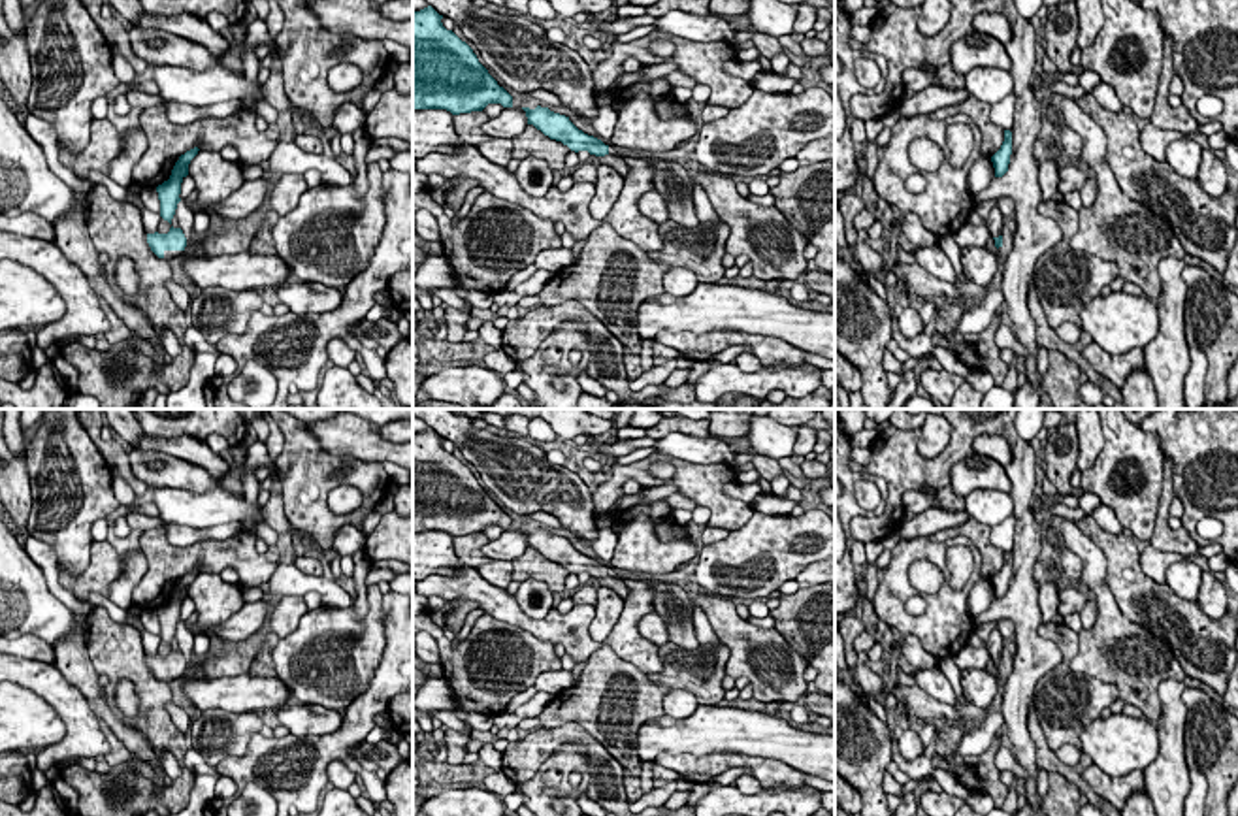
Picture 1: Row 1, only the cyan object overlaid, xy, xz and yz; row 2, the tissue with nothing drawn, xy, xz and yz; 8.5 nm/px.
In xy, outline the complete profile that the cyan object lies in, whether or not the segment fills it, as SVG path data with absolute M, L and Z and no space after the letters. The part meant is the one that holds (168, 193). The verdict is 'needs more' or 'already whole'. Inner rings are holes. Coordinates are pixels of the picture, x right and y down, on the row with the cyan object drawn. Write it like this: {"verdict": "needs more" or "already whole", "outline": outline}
{"verdict": "already whole", "outline": "M198 147L187 151L175 162L171 175L168 181L156 187L158 200L160 200L160 217L171 224L175 215L177 204L181 202L181 183L188 175L188 164L198 155Z"}

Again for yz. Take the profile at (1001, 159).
{"verdict": "already whole", "outline": "M1004 130L1004 141L1001 149L991 156L995 177L1002 177L1008 171L1010 155L1012 155L1012 132Z"}

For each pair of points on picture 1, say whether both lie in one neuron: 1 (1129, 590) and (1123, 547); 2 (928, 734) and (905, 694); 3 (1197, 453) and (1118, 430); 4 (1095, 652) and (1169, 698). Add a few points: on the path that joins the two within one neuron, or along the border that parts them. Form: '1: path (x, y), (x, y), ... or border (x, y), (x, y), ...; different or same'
1: path (1125, 579), (1123, 558); same
2: border (926, 720), (939, 724); different
3: border (1140, 428), (1159, 438), (1167, 456); different
4: border (1182, 679), (1165, 679), (1159, 685), (1156, 722); different

